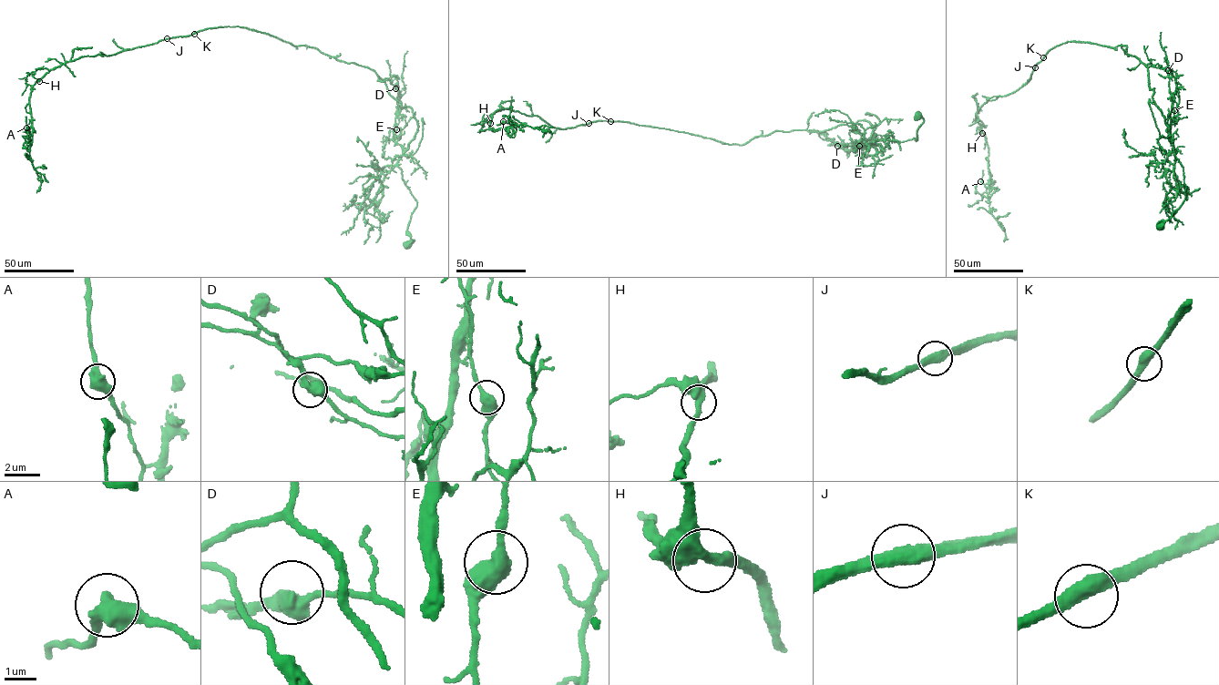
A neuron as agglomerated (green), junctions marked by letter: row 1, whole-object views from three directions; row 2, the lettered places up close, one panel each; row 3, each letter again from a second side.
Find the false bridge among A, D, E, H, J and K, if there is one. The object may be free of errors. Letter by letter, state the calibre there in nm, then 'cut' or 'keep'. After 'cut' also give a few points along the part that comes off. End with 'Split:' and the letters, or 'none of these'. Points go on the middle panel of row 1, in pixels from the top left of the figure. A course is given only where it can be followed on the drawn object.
A: calibre 500 nm; keep
D: calibre 480 nm; keep
E: calibre 480 nm; keep
H: calibre 480 nm; keep
J: calibre 460 nm; keep
K: calibre 460 nm; keep
Split: none of these

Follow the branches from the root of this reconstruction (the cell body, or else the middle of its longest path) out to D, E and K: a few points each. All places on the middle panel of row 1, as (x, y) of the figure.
D: (917, 116), (924, 119), (916, 132), (917, 140), (875, 141), (875, 137), (856, 144), (847, 151), (837, 146)
E: (917, 116), (924, 119), (916, 132), (917, 140), (875, 141), (875, 137), (852, 148), (853, 145), (859, 146)
K: (917, 116), (917, 140), (875, 141), (863, 120), (821, 132), (774, 130), (742, 145), (610, 121)

